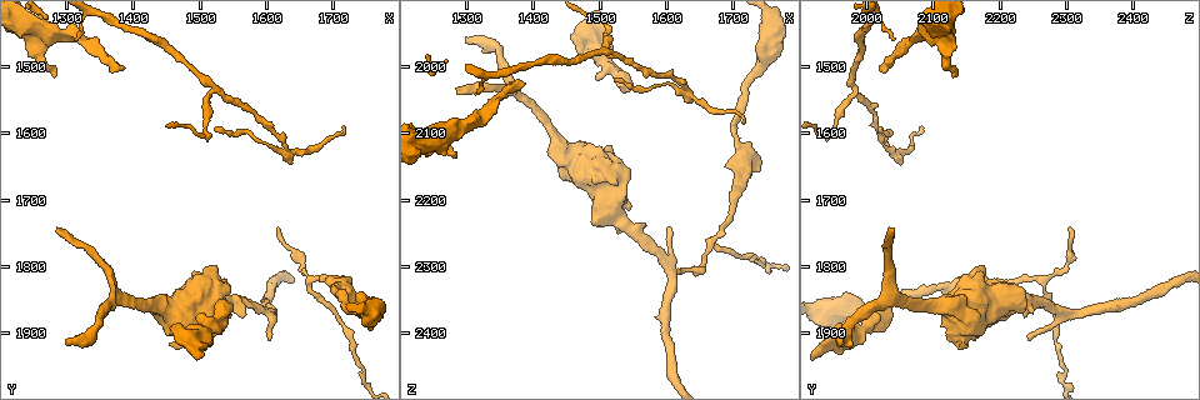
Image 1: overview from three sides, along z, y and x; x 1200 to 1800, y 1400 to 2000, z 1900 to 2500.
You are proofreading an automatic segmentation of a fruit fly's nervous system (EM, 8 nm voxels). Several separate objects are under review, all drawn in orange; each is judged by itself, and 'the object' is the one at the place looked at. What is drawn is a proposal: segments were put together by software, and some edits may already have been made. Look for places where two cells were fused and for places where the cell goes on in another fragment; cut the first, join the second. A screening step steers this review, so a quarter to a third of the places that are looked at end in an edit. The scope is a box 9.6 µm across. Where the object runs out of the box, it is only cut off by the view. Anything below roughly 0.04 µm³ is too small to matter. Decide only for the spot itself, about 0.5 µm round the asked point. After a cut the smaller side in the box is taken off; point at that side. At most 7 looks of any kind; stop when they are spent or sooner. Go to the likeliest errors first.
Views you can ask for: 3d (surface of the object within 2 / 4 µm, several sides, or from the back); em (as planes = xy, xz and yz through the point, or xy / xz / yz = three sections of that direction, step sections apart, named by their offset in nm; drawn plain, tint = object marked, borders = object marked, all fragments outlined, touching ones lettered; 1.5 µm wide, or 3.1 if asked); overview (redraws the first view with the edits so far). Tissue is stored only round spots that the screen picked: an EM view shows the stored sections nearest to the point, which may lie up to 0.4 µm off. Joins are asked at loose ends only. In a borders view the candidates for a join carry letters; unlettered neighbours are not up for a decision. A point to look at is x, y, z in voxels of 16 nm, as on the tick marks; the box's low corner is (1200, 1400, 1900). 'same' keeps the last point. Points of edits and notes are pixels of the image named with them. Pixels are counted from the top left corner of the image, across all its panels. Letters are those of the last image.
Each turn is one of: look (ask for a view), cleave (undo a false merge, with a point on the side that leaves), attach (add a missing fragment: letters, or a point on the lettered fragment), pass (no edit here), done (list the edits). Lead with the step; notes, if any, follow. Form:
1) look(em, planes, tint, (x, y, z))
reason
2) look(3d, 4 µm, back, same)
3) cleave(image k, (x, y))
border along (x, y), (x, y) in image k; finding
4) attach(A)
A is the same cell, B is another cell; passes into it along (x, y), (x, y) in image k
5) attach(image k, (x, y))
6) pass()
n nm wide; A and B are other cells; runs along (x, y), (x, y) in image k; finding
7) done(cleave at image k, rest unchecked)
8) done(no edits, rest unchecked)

look(em, yz, step 4, borders, (1280, 1515, 2130))
free end

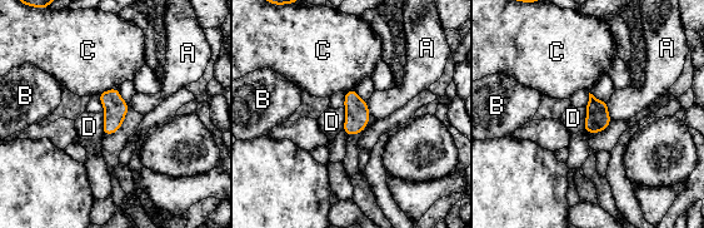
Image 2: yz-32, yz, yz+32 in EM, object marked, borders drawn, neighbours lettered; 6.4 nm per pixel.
look(em, planes, borders, same)

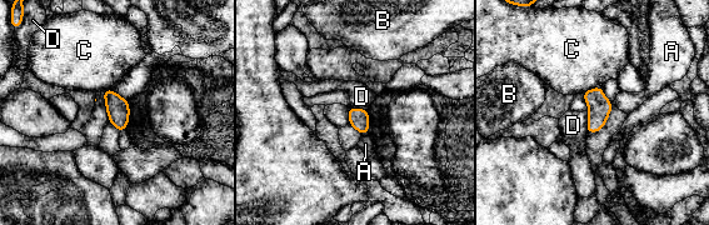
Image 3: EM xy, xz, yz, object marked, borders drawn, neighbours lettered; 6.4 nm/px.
pass()
A, B, C and D are other cells; border along (585, 111), (587, 131) in image 3; none of them fits

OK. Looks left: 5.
look(3d, 2 µm, (1390, 1500, 2025))

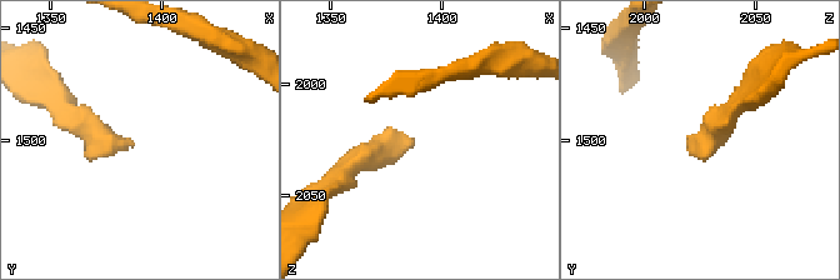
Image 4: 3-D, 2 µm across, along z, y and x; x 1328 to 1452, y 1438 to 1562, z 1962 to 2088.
look(em, yz, step 4, borders, (1384, 1503, 2024))

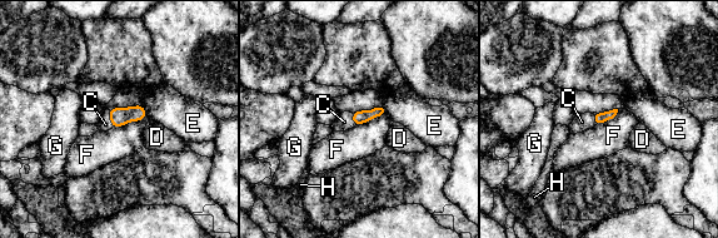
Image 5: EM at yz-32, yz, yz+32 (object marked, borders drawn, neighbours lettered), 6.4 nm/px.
attach(C)
80 nm wide; C is the same cell, D, E, F, G and H are other cells; passes into it along (119, 117), (109, 118), (105, 124) in image 5; it goes on there

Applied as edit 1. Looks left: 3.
look(overview)
see it whole again

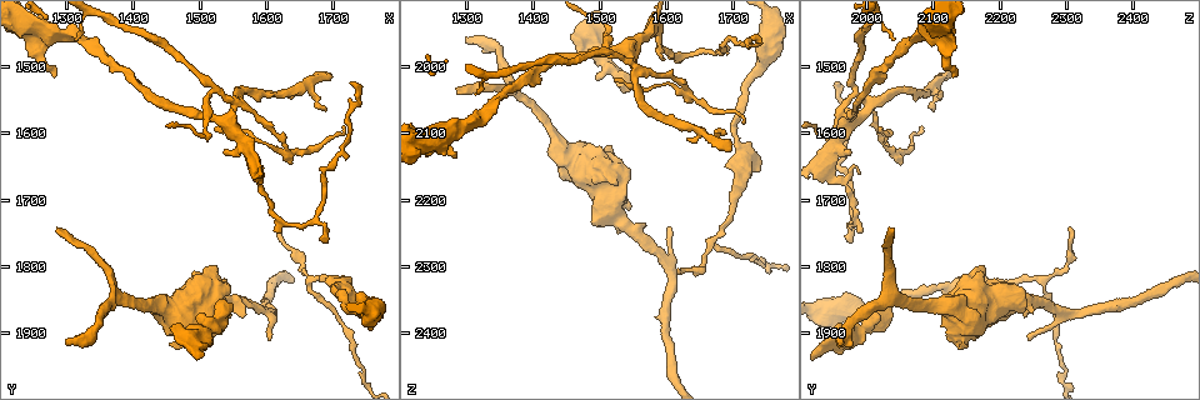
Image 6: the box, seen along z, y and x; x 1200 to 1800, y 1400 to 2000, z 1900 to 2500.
look(3d, 4 µm, (1470, 1895, 2110))
thick end

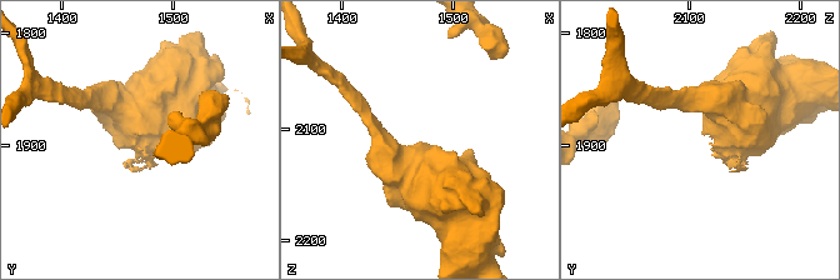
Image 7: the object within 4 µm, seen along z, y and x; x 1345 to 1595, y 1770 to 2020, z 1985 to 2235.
look(em, planes, borders, (1472, 1892, 2112))
shape alone is not enough

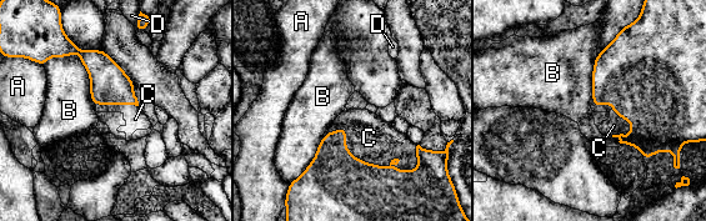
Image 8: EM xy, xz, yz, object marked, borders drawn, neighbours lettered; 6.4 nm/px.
attach(C)
C touches over 650 nm; C is the same cell, A, B and D are other cells; the cell continues

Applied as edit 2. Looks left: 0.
done(attach at image 5, attach at image 8, rest unchecked)

